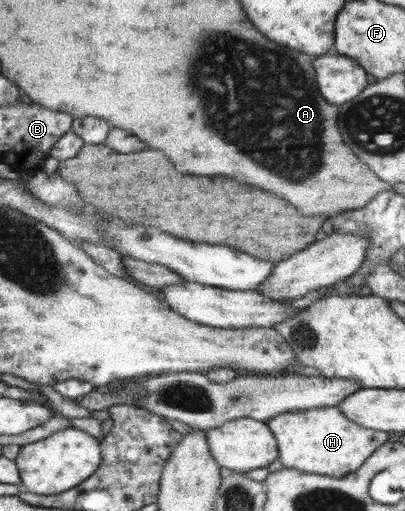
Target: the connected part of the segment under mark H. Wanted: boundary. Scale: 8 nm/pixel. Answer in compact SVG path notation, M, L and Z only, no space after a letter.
M337 406L281 413L266 424L275 434L276 441L280 442L283 468L339 478L360 469L371 453L389 439L387 432L367 429L349 421Z

